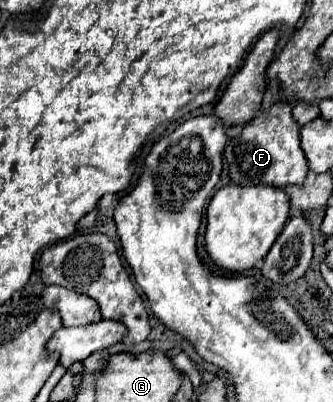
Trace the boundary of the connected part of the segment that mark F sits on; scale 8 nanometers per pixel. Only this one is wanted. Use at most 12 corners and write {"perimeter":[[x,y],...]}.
{"perimeter":[[288,103],[254,117],[224,155],[236,185],[302,185]]}

